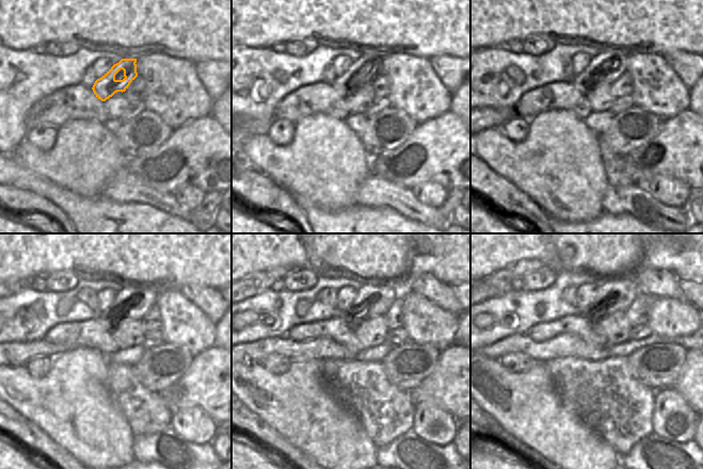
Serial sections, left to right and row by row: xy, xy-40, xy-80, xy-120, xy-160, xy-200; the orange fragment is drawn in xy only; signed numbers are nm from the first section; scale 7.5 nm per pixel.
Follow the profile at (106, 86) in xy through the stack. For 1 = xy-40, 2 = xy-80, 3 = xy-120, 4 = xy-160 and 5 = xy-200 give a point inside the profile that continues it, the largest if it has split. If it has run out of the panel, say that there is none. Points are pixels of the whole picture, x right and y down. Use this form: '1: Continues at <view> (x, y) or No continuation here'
1: Continues at xy-40 (346, 83)
2: Continues at xy-80 (613, 66)
3: Continues at xy-120 (130, 304)
4: Continues at xy-160 (370, 302)
5: Continues at xy-200 (613, 296)

